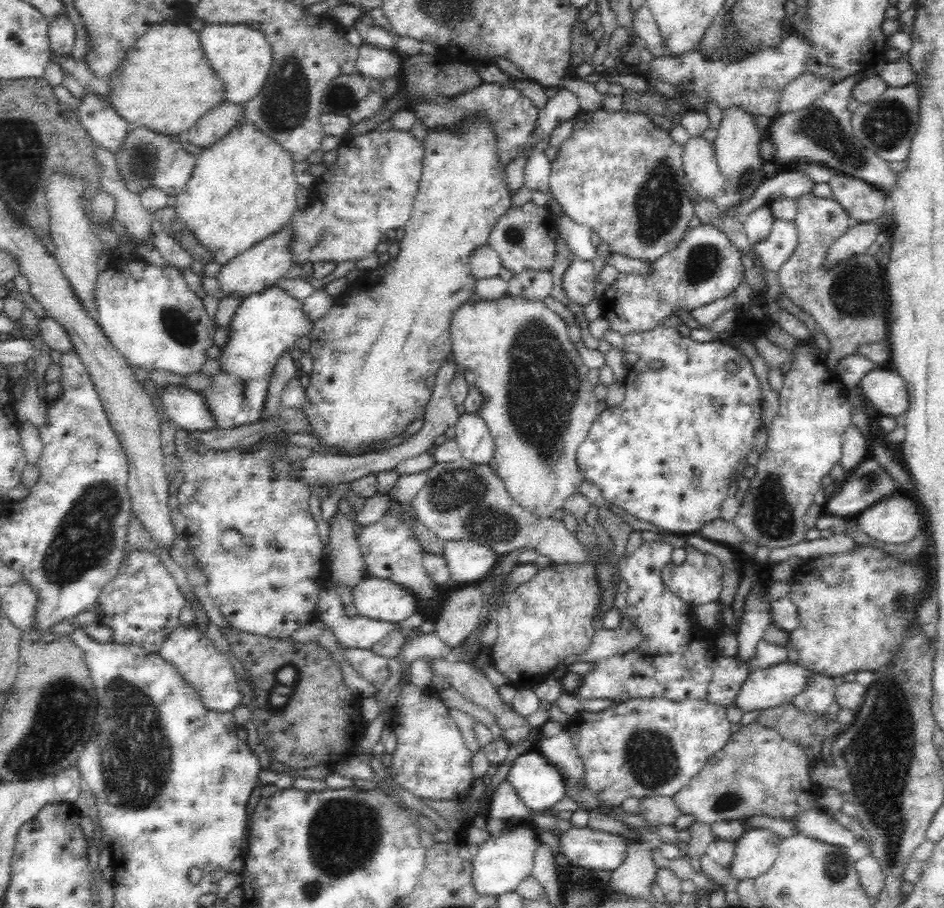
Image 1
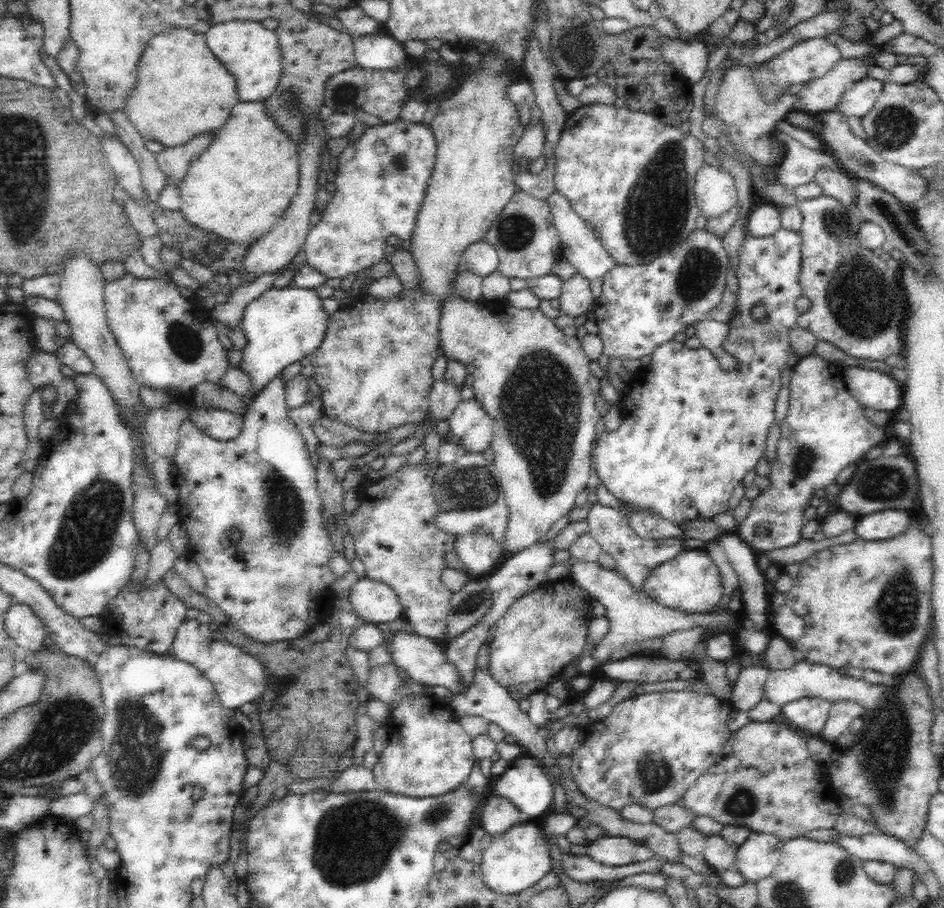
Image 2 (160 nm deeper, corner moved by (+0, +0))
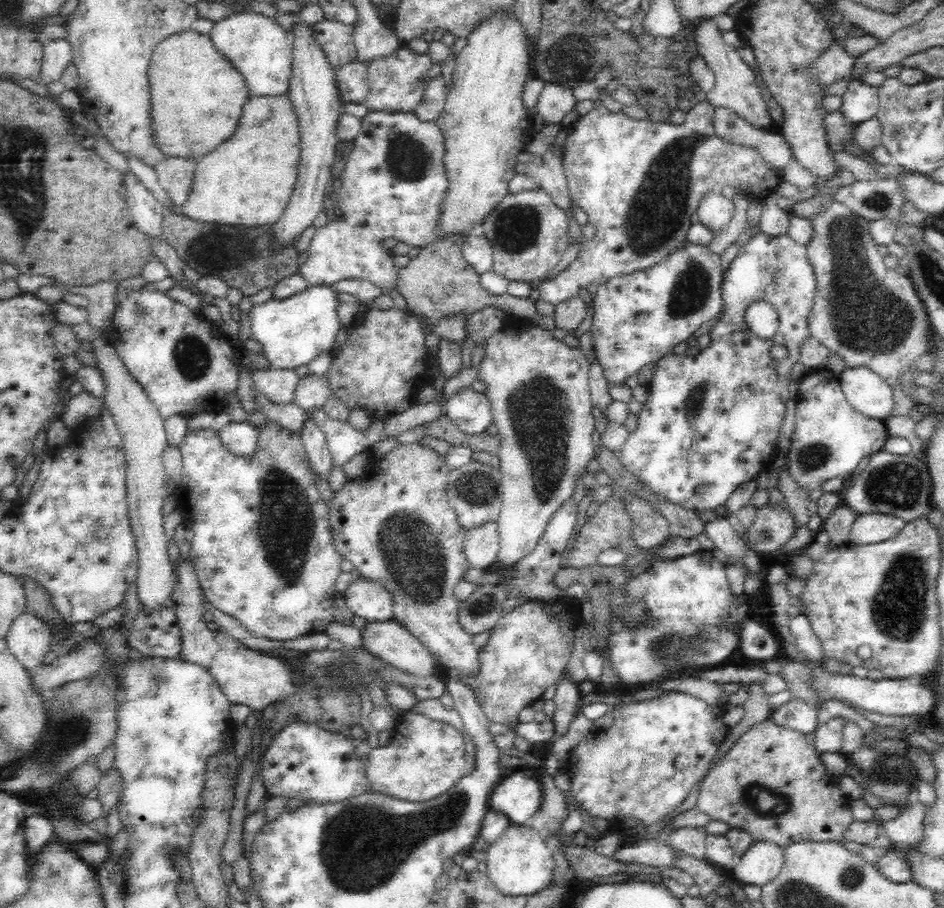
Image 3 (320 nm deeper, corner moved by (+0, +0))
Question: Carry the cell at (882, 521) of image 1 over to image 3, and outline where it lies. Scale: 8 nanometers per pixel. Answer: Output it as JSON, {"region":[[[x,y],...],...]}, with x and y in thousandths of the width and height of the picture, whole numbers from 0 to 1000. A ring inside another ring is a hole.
{"region":[[[934,565],[908,567],[901,579],[899,597],[922,600],[936,597],[952,587],[960,575],[954,570]]]}

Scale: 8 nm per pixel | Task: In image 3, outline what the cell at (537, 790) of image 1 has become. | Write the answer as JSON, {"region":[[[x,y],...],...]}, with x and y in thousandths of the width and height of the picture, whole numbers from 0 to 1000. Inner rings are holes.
{"region":[[[549,846],[523,866],[518,890],[523,894],[533,894],[542,909],[556,909],[557,903],[572,890],[574,880],[574,865],[570,856],[557,856],[553,846]]]}

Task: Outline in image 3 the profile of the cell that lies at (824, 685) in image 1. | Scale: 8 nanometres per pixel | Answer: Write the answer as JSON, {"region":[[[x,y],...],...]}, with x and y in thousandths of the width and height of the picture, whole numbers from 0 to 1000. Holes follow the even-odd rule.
{"region":[[[840,770],[822,780],[814,792],[820,798],[831,800],[854,809],[862,807],[865,803],[868,782],[869,779],[864,776],[856,776],[852,772]]]}

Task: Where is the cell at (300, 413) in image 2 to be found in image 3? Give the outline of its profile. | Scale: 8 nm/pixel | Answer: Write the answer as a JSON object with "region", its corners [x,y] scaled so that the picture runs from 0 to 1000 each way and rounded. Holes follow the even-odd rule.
{"region":[[[271,431],[270,443],[274,447],[274,453],[280,455],[290,466],[309,474],[317,478],[323,468],[325,453],[318,449],[314,444],[309,445],[290,445],[281,436]]]}

